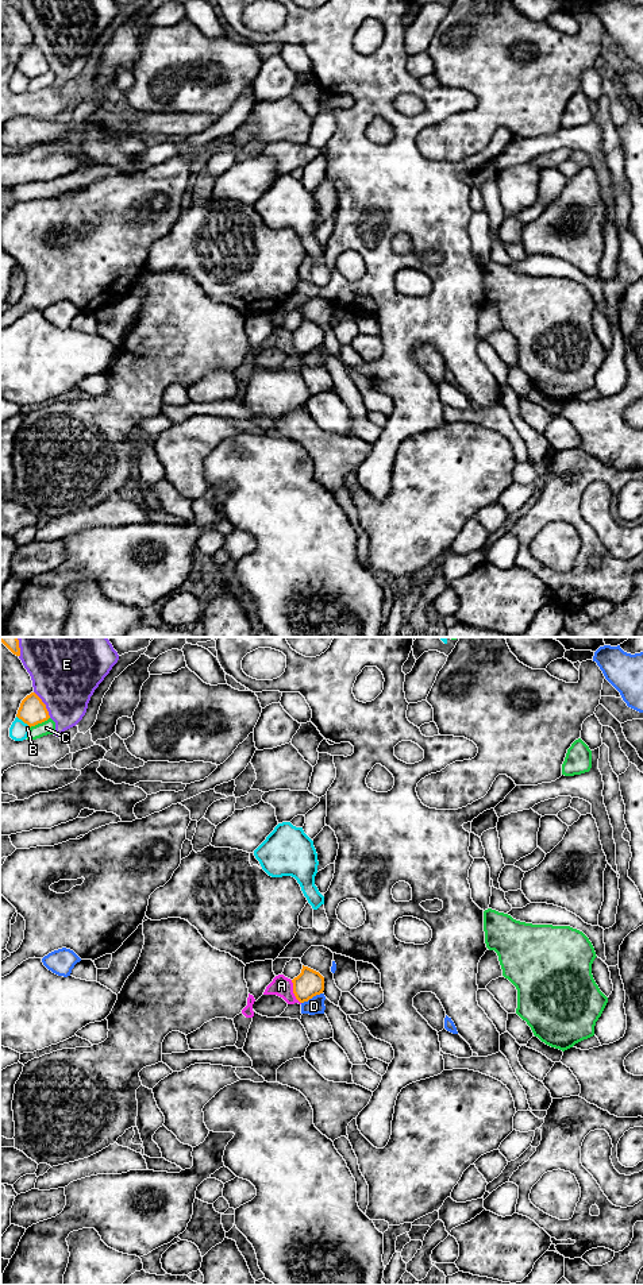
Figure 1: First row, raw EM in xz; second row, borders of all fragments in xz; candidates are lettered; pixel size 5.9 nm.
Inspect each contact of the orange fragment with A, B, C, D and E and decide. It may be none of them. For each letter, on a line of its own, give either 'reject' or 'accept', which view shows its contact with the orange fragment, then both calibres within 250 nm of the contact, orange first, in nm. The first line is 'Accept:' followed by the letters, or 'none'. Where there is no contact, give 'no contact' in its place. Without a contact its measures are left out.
Accept: A
A: accept; contact in xz; calibres 160 and 120 nm
B: reject; contact in xz; calibres 160 and 110 nm
C: reject; contact in xz; calibres 160 and 80 nm
D: reject; contact in xz; calibres 160 and 100 nm
E: reject; contact in xz; calibres 160 and 420 nm

